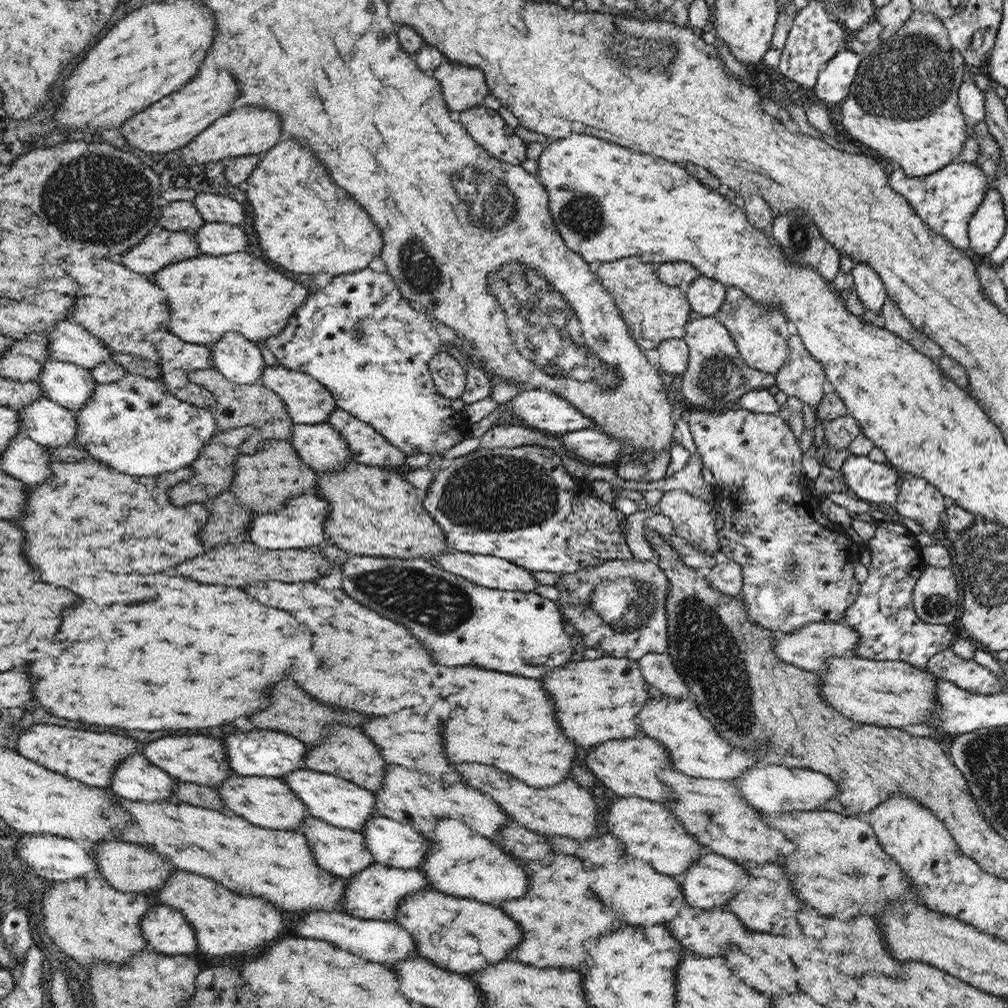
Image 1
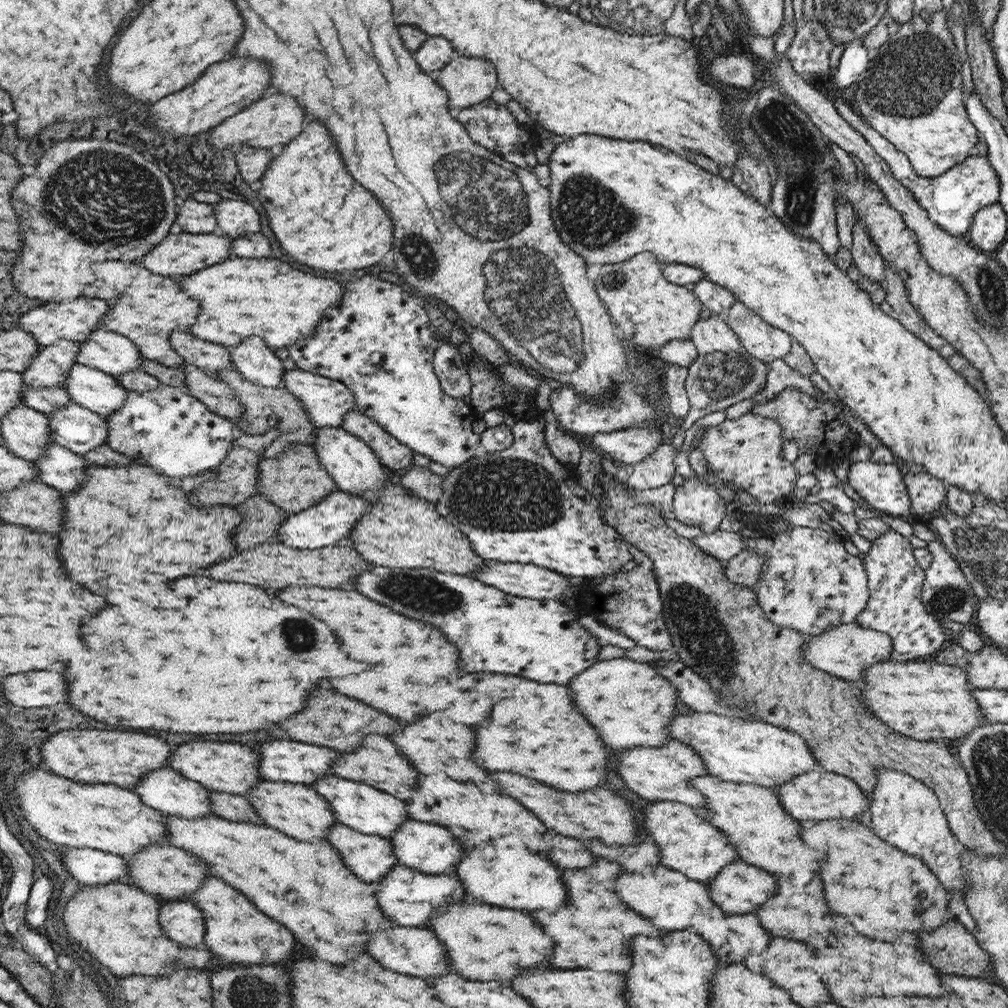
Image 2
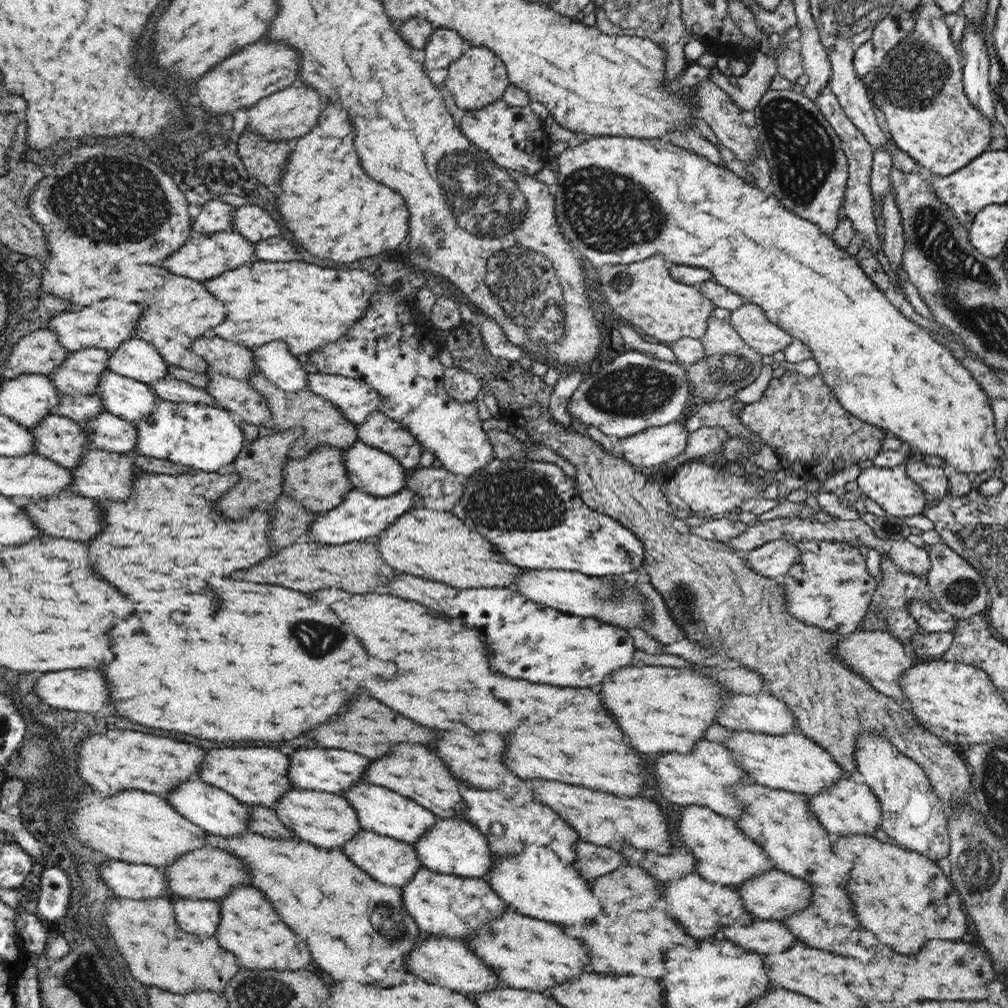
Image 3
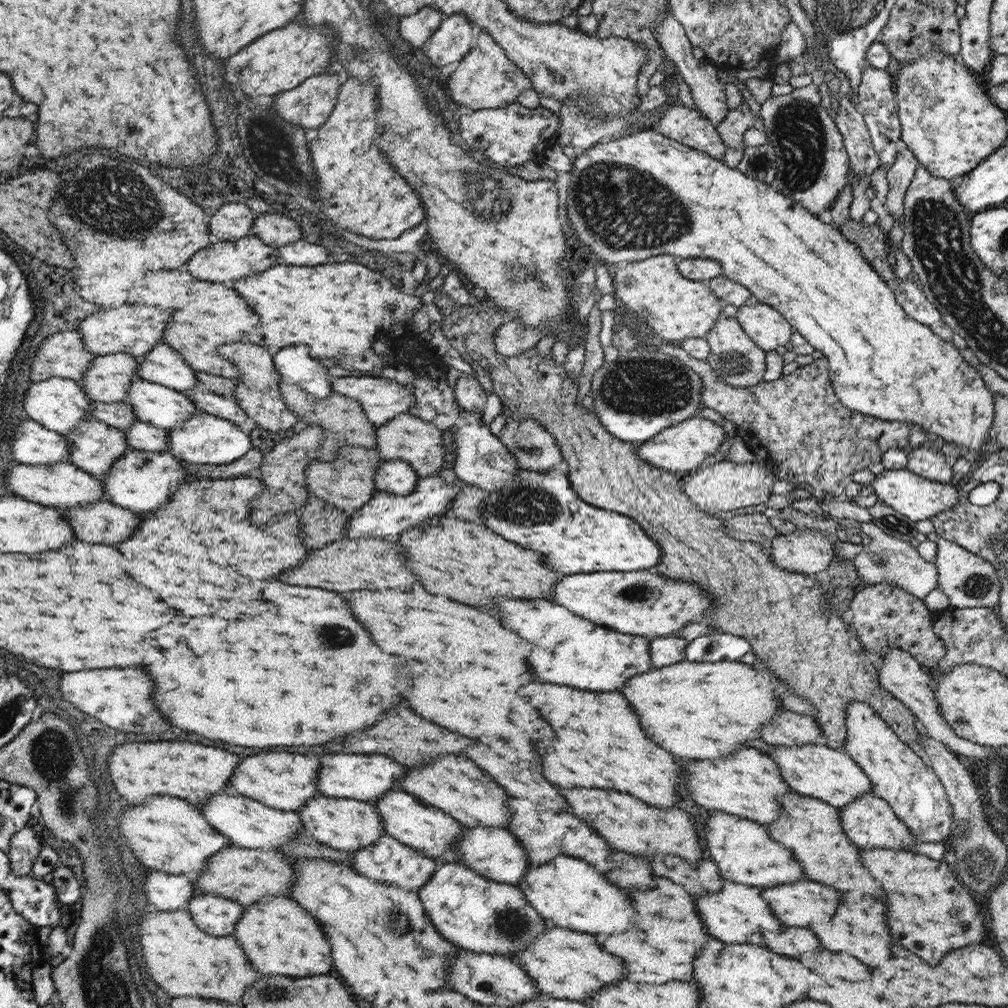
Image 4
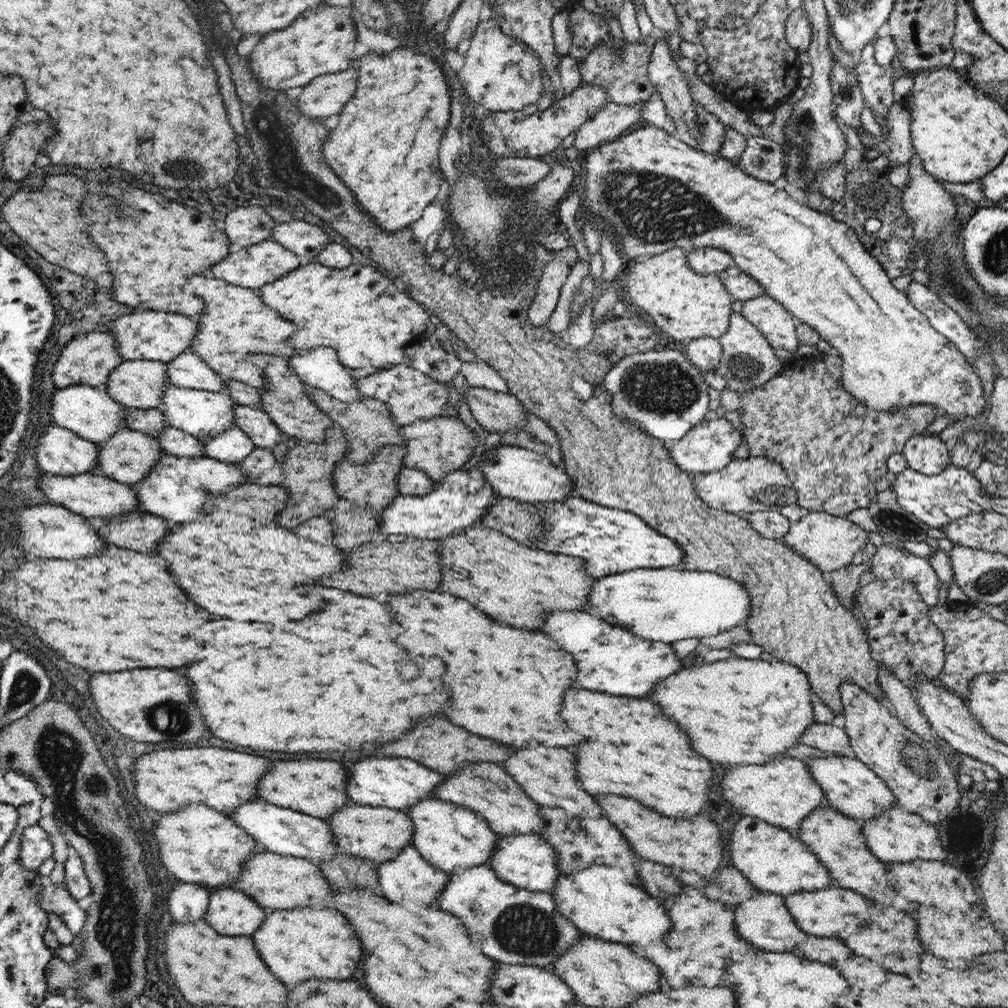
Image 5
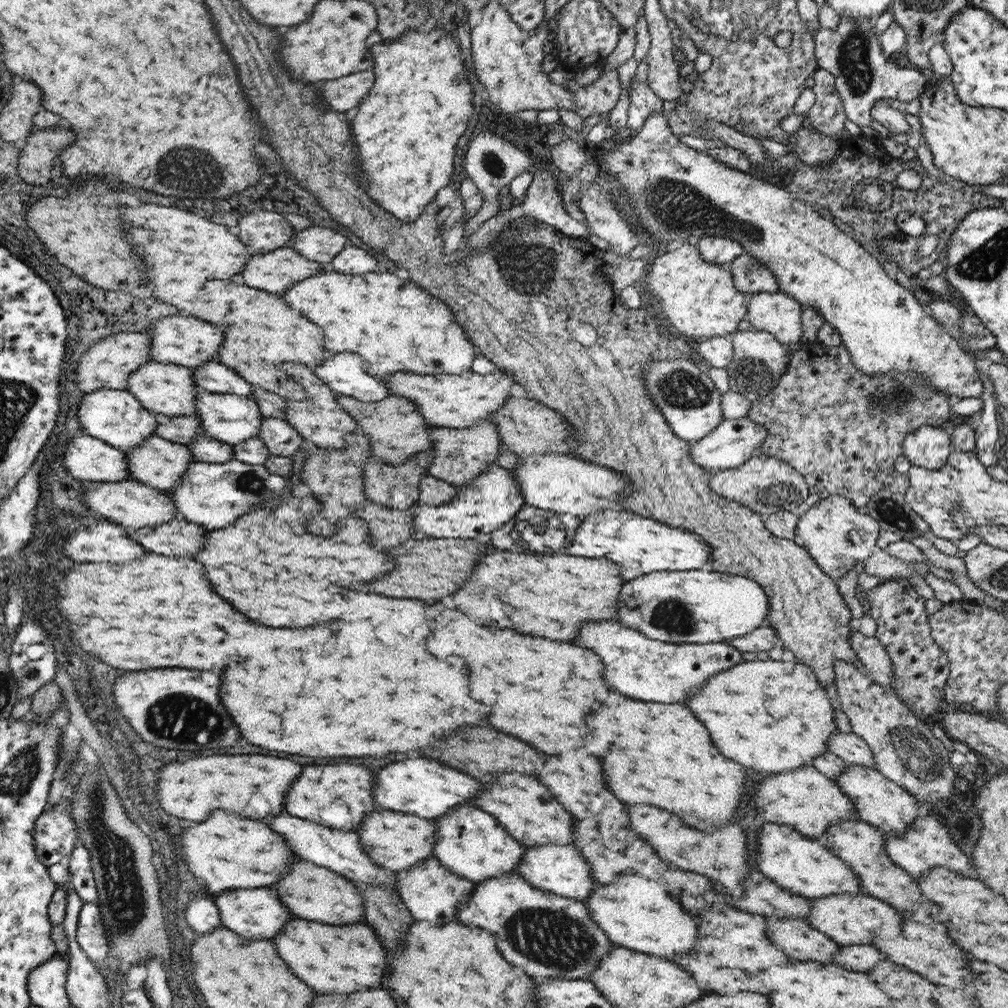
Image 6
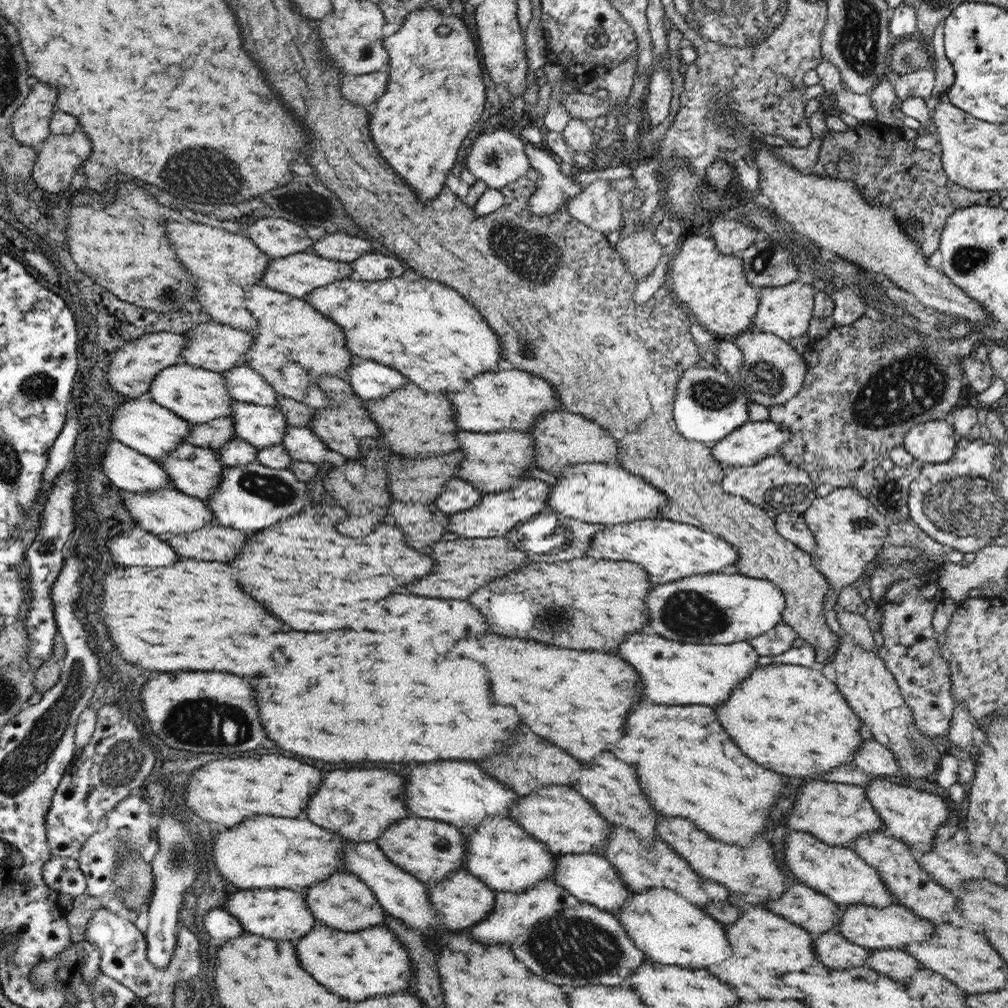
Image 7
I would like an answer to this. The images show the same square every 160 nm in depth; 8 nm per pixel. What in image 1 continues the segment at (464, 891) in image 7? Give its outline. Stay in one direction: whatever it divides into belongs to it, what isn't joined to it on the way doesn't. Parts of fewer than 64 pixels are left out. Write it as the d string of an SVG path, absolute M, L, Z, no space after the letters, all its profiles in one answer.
M312 816L305 819L303 826L298 828L298 832L309 840L310 848L313 849L313 855L317 860L316 864L333 876L352 879L376 863L361 832L338 828Z

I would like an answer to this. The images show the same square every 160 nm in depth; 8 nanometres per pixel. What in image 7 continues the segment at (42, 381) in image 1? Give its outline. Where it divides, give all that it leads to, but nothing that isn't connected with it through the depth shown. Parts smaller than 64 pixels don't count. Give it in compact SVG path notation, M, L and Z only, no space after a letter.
M233 401L230 420L234 422L235 438L253 444L258 450L282 445L289 428L288 421L278 408L240 401Z

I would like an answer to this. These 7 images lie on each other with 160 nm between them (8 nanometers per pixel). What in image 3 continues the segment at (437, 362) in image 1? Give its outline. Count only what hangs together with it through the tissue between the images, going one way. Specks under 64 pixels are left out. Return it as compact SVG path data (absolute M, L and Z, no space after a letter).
M453 366L445 368L445 386L454 400L468 403L479 398L482 384L475 374Z

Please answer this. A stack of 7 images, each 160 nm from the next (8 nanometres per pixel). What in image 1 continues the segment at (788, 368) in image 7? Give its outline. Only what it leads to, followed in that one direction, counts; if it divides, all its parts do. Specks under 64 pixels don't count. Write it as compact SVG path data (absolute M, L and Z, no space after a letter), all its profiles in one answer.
M700 316L697 319L691 320L685 329L686 334L682 339L685 340L685 343L689 347L689 366L682 374L683 381L681 389L682 396L686 398L690 407L699 407L705 410L726 407L734 404L750 391L768 389L768 387L776 385L775 375L756 370L745 364L728 329L715 316Z

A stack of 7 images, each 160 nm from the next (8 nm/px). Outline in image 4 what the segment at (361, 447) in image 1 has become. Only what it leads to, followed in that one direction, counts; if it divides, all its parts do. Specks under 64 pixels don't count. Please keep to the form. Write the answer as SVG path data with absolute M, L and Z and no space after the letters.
M405 413L392 421L376 428L377 444L374 448L383 460L397 459L405 461L417 472L419 478L439 474L445 467L446 446L440 429L430 422L418 420L418 416Z

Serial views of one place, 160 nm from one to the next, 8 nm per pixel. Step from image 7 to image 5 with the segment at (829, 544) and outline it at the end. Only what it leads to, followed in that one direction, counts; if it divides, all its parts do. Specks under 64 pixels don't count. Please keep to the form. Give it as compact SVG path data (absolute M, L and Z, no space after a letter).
M809 511L801 520L792 523L789 531L783 536L782 542L800 556L810 560L818 570L825 575L848 566L856 552L863 549L869 541L876 540L870 532L863 530L860 526L850 522L848 518L834 516L829 512Z

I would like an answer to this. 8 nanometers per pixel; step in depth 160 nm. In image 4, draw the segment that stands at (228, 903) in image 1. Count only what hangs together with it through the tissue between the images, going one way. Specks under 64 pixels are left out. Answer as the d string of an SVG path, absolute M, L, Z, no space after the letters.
M284 896L268 897L244 908L233 936L246 948L250 962L260 974L274 976L316 976L332 970L332 952L326 934L314 916Z

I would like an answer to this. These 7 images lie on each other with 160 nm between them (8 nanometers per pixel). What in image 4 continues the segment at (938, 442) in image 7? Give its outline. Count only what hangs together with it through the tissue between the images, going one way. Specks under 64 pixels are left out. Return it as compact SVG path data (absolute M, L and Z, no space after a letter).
M926 443L920 448L907 450L907 469L915 475L923 476L939 483L948 483L953 478L953 467L946 462L941 450L930 448Z

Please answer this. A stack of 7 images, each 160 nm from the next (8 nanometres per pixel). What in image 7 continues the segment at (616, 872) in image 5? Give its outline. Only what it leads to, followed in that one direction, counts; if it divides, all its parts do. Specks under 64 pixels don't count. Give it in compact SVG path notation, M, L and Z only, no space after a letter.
M654 886L646 888L644 893L634 893L625 907L614 913L614 916L621 921L630 940L654 963L706 970L731 955L724 924L665 886Z

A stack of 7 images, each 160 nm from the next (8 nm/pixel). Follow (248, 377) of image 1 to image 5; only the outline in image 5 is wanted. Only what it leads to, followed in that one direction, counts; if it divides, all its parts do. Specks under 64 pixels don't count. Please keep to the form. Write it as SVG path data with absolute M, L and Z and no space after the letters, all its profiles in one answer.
M334 348L300 350L288 362L306 386L324 390L341 402L363 398L358 394L357 380L346 370Z

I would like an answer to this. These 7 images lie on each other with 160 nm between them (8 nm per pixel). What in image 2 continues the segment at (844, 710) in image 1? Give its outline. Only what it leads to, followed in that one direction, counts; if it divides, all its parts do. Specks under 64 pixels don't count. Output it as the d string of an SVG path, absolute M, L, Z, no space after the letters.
M932 659L922 660L922 661L904 661L904 662L894 662L894 661L885 661L882 663L877 663L876 665L870 665L865 670L865 676L863 680L860 680L858 683L861 691L861 699L865 704L867 709L870 709L887 727L890 727L892 730L895 730L901 735L913 738L914 740L932 740L932 741L943 741L944 739L956 740L962 739L965 736L968 736L972 730L986 724L985 718L983 717L981 706L978 704L978 701L975 699L973 692L975 691L975 686L967 682L967 674L962 671L960 667L948 666L944 664L937 664Z

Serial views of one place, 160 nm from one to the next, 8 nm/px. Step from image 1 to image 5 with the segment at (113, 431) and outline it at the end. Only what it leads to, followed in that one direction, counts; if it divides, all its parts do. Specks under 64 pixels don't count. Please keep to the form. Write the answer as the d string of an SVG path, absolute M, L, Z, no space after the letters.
M234 426L220 434L207 436L202 442L204 458L212 458L222 463L238 464L256 448L253 440L243 430Z

